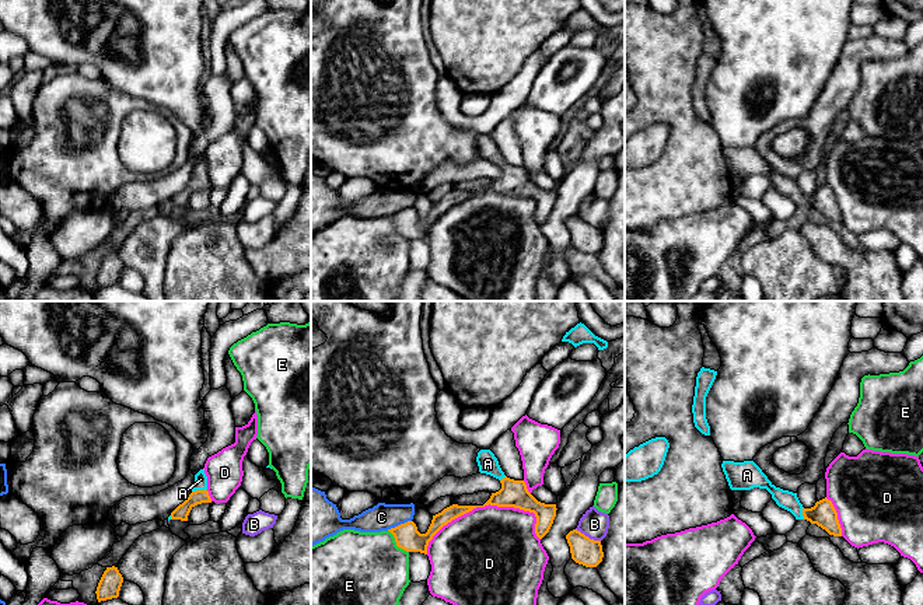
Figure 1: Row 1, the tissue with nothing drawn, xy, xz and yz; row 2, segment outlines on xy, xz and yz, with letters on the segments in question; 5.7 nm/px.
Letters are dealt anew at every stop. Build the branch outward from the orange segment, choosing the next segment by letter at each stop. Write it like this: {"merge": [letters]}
{"merge": ["A"]}

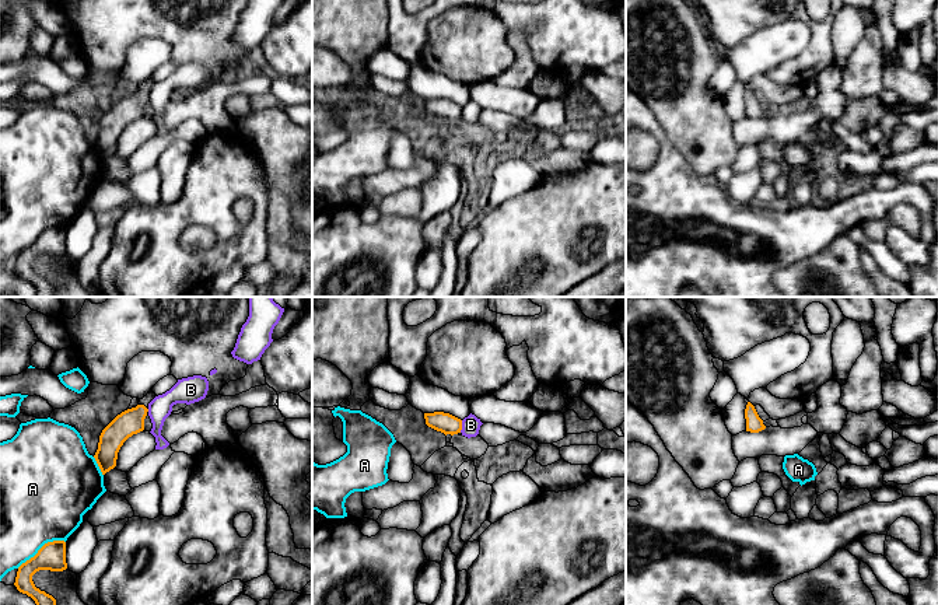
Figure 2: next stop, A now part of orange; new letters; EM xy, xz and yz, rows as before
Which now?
{"merge": []}

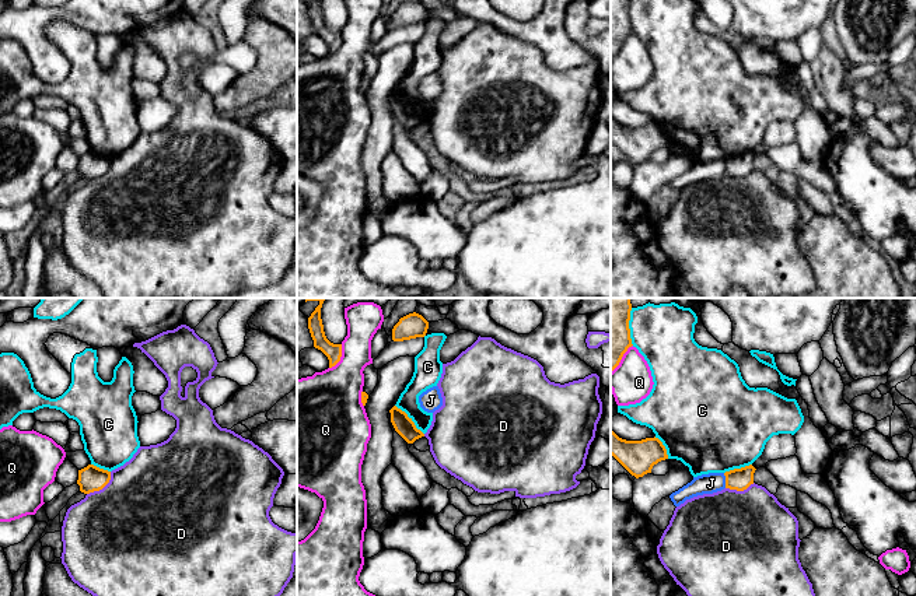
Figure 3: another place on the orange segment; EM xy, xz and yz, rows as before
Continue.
{"merge": []}

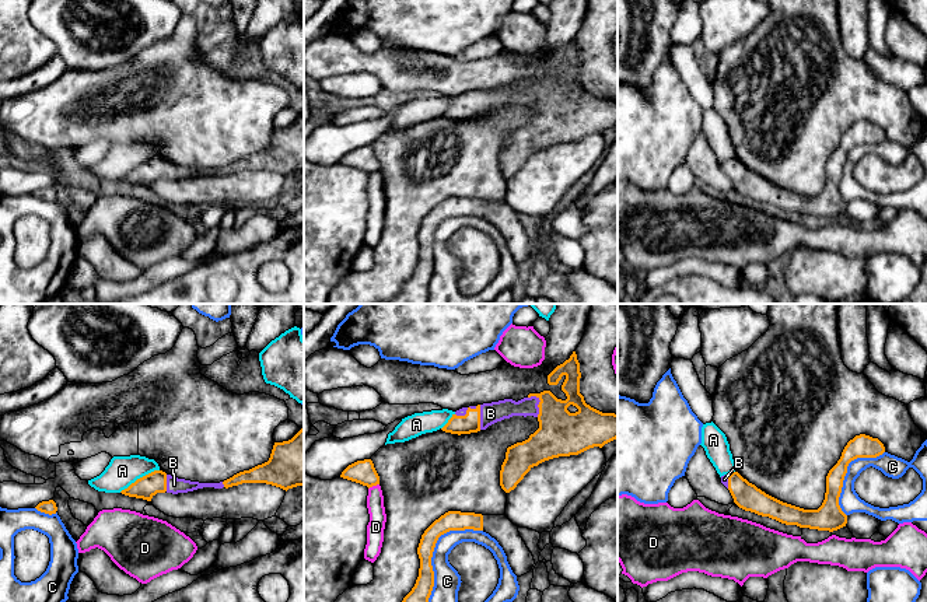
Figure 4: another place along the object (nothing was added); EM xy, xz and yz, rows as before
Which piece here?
{"merge": ["B"]}

